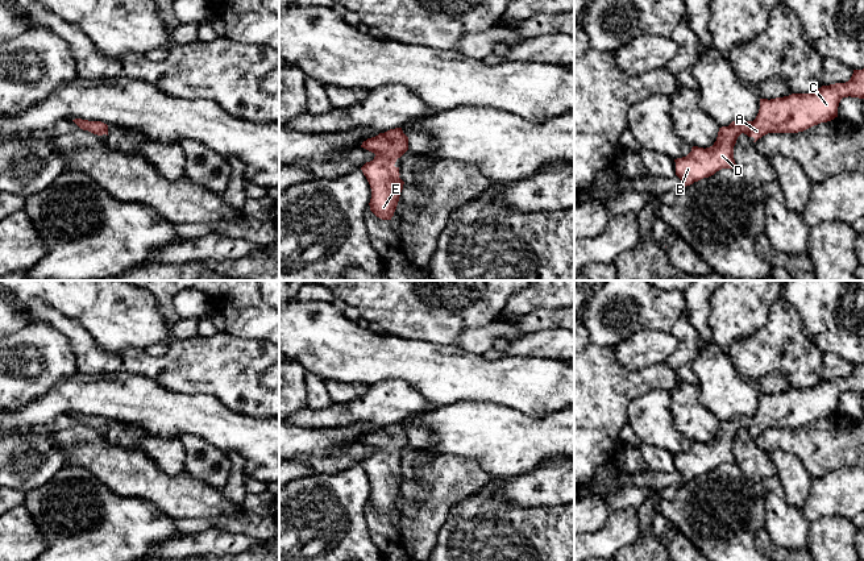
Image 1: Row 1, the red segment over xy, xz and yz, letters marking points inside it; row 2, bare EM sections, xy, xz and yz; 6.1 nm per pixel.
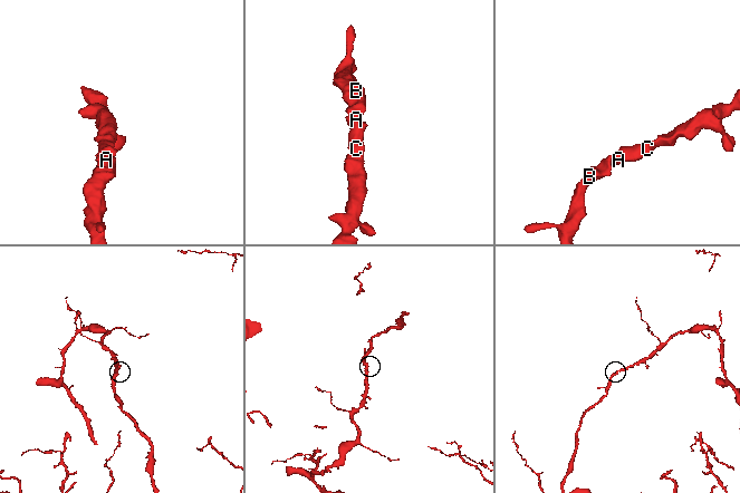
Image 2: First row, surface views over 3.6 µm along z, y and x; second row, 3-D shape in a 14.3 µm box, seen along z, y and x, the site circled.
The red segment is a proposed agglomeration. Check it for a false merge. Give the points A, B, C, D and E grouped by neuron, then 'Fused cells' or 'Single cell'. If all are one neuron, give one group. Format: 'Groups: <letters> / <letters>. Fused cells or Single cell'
Groups: A B C D E. Single cell

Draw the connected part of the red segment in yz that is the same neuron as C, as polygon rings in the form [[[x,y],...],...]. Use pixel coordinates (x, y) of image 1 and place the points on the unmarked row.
[[[864,363],[853,365],[846,378],[822,381],[813,388],[760,394],[760,404],[753,416],[735,415],[728,421],[719,423],[713,441],[693,441],[686,452],[674,454],[676,470],[686,482],[722,464],[736,464],[734,441],[742,428],[753,432],[756,437],[768,428],[803,427],[838,412],[839,398],[848,391],[864,394]]]

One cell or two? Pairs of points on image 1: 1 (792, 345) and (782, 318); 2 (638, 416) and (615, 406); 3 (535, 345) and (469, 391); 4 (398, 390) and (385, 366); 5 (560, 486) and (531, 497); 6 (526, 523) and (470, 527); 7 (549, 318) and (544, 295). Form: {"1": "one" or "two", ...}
{"1": "one", "2": "two", "3": "two", "4": "two", "5": "one", "6": "one", "7": "two"}

